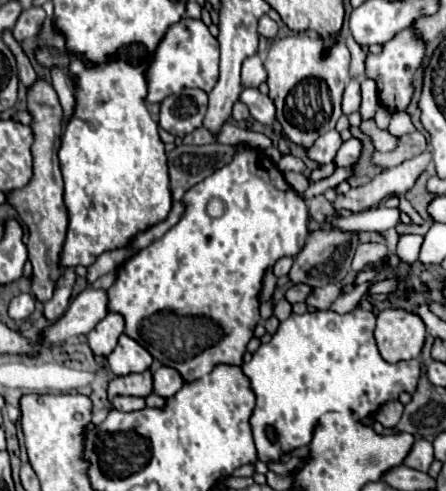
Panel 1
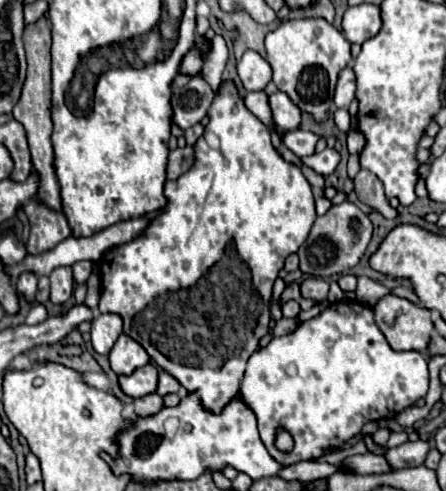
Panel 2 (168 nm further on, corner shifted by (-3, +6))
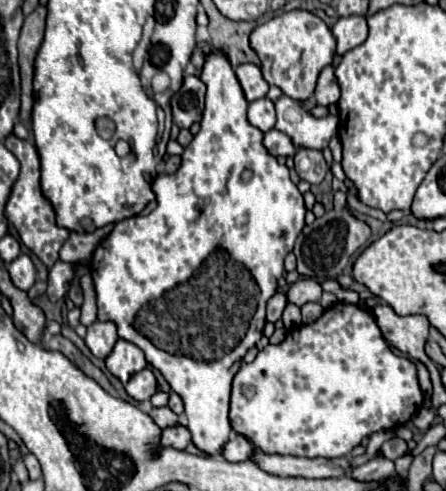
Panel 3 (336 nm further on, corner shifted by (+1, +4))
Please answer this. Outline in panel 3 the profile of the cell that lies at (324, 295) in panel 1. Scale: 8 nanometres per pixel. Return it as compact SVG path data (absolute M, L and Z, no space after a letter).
M301 278L295 284L291 284L291 288L287 292L287 298L289 298L289 302L293 302L297 306L303 306L307 302L319 302L321 292L323 290L321 290L321 286L315 280Z

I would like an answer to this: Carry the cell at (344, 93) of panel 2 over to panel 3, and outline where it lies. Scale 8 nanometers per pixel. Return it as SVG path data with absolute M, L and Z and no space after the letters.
M325 66L325 70L321 70L321 78L317 82L315 98L321 106L331 106L331 104L339 102L339 96L341 96L341 88L335 78L335 68Z

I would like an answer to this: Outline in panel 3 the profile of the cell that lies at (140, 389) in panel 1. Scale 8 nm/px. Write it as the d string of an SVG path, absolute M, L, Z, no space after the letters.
M149 368L133 374L133 378L125 384L125 390L135 400L151 400L151 396L157 392L157 380Z

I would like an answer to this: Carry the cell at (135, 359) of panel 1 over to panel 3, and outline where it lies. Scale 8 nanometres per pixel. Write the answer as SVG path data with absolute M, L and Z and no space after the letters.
M117 340L111 354L105 358L105 364L107 370L125 384L133 374L137 374L147 366L147 360L141 348L137 348L127 340Z

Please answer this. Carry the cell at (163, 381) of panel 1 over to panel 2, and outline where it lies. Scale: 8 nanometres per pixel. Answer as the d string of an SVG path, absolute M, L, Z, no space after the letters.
M159 372L159 388L157 388L157 394L159 396L165 396L165 394L171 394L171 392L181 392L181 384L167 372Z

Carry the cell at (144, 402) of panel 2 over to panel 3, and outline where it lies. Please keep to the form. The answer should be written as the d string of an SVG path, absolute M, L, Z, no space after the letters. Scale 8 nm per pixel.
M161 406L161 408L151 408L149 416L153 418L153 422L159 426L159 428L167 428L167 426L175 426L181 422L181 418L177 414L171 412L171 408L167 406Z

